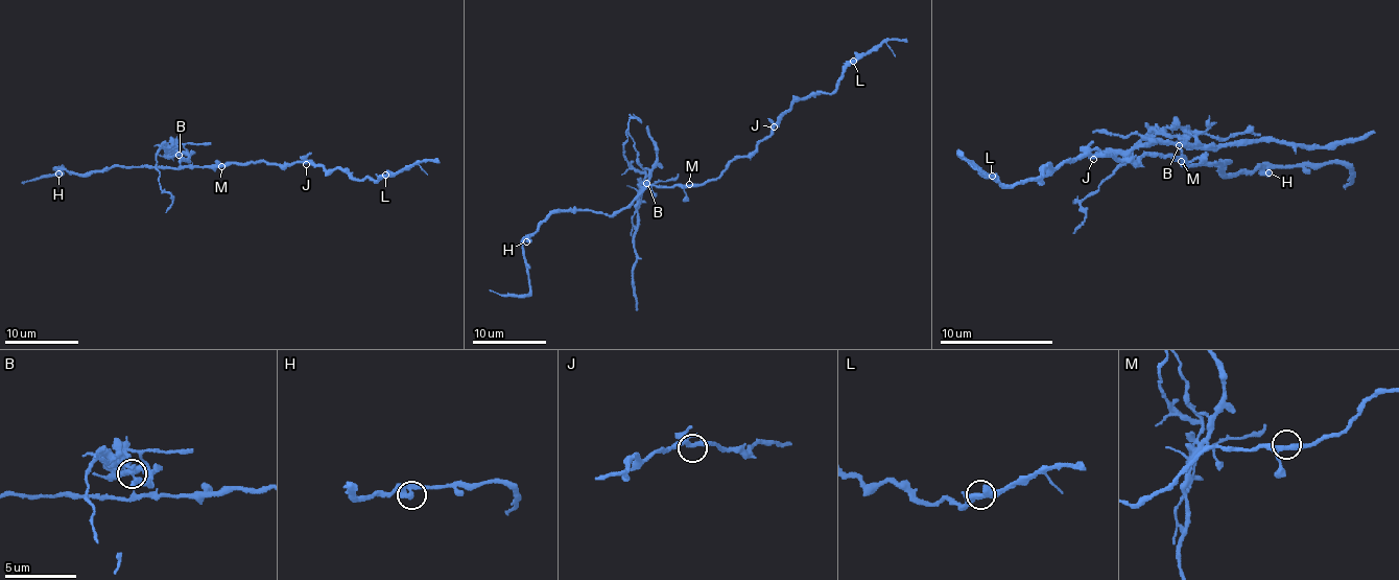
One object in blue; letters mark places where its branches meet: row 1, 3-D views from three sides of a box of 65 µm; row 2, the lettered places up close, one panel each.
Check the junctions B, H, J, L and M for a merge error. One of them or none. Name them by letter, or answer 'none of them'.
B

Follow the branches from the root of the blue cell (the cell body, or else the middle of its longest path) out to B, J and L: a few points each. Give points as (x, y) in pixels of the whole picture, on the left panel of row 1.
B: (222, 166), (183, 166), (179, 155)
J: (222, 166), (253, 162), (306, 164)
L: (222, 166), (313, 162), (326, 169), (342, 169), (354, 179), (366, 177), (380, 181), (385, 175)

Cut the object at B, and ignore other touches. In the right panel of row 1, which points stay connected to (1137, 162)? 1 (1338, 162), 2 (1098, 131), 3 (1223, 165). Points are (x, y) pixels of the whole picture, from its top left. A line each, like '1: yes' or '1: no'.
1: yes
2: no
3: yes

